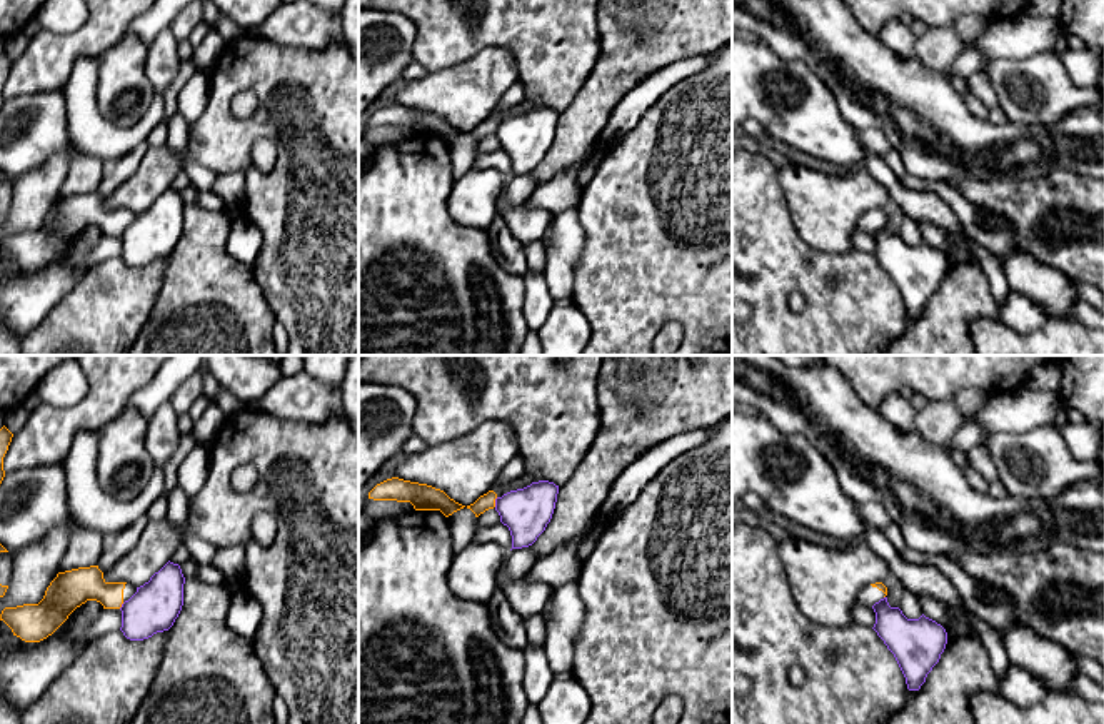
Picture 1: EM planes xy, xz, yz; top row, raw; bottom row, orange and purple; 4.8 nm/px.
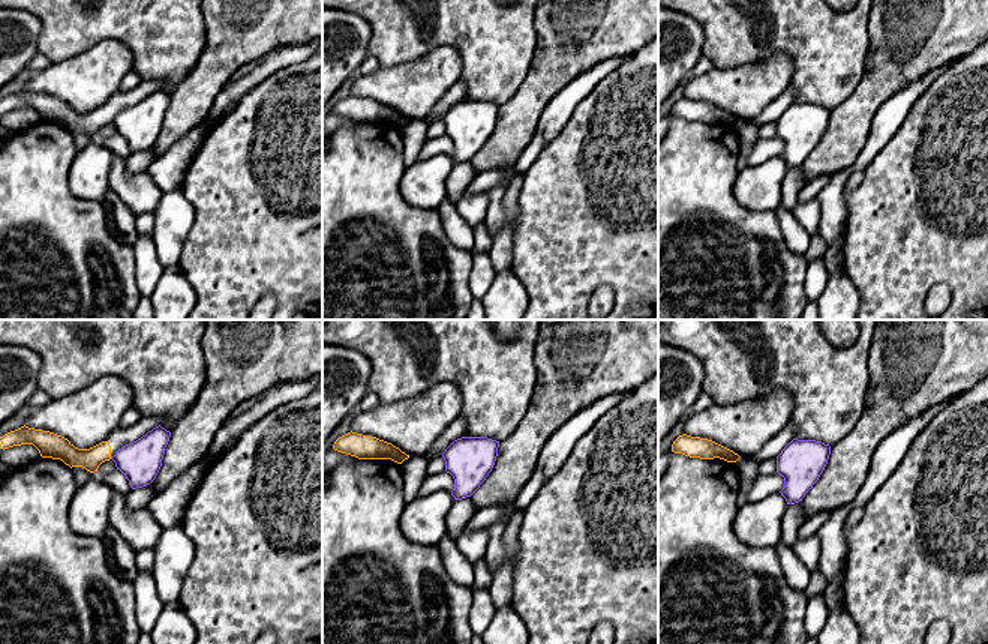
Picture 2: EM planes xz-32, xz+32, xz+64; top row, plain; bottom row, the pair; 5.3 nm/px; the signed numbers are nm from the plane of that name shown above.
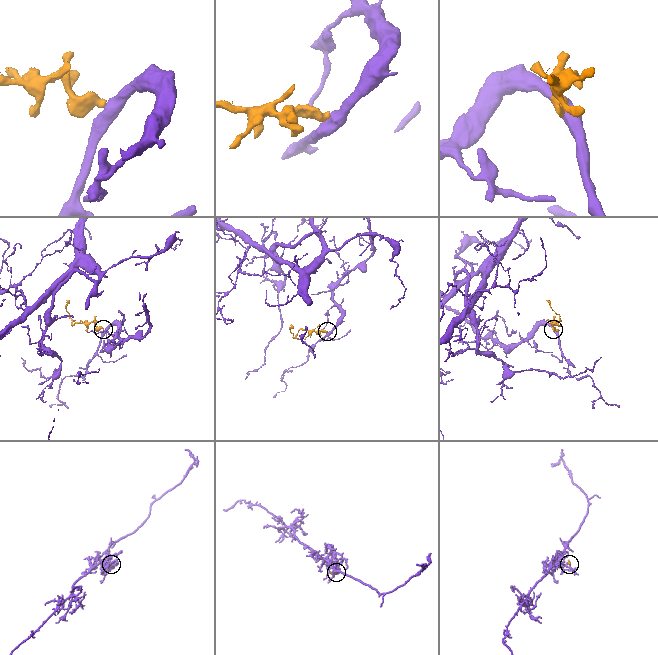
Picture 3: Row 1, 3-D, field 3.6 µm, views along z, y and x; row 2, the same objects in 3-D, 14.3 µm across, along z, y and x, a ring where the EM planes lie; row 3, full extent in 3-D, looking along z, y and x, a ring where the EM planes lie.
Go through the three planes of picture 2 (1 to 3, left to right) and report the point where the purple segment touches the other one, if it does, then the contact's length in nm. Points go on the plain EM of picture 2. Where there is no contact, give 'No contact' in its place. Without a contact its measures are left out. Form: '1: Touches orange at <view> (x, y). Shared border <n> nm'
1: No contact
2: No contact
3: No contact

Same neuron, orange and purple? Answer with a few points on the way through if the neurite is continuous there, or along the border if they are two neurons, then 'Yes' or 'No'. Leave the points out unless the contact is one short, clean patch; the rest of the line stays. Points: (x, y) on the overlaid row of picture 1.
Boundary: xz (497, 497), (494, 506). No

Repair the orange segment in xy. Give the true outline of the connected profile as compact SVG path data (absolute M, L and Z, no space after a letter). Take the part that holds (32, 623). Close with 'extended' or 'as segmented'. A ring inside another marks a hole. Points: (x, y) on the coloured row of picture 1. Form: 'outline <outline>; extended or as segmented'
outline M98 566L78 567L58 572L38 604L5 607L0 621L22 641L40 642L87 601L97 601L103 609L120 609L135 592L133 584L107 582Z; extended

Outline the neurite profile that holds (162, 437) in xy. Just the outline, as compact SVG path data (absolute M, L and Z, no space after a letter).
M167 402L150 419L145 434L145 447L155 465L162 467L178 447L178 414Z

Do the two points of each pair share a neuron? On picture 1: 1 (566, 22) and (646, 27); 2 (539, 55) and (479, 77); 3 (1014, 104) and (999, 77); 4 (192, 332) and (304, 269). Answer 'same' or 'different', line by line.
1: different
2: different
3: same
4: different

